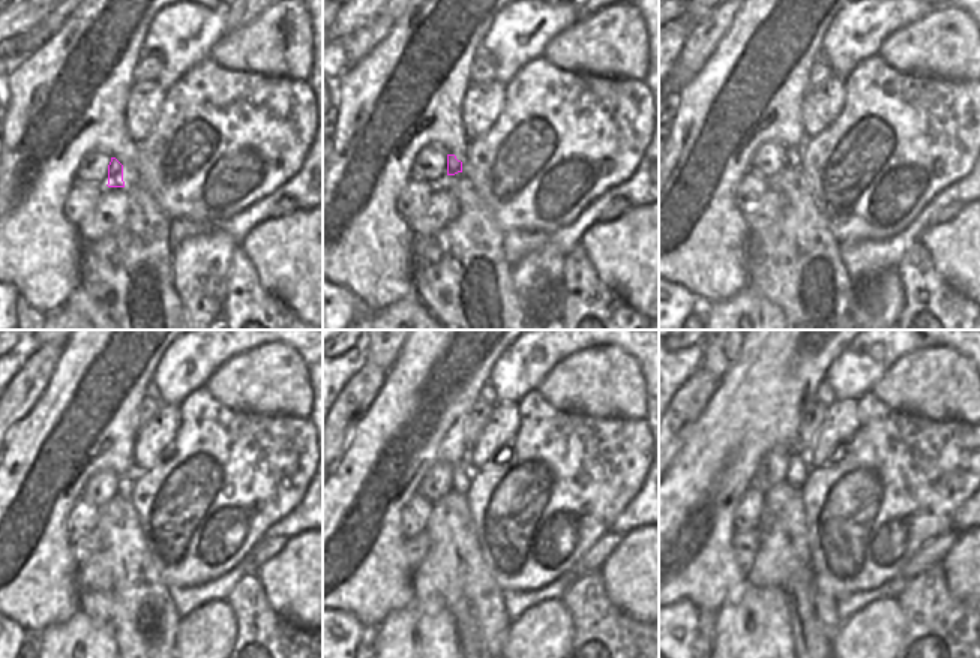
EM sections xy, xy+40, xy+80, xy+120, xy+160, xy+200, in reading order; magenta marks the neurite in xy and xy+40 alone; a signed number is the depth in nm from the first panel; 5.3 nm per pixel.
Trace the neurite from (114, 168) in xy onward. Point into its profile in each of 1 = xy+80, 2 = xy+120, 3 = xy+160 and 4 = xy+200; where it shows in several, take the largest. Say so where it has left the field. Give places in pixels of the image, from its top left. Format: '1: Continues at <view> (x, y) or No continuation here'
1: Continues at xy+80 (793, 155)
2: Continues at xy+120 (125, 483)
3: Continues at xy+160 (462, 472)
4: Continues at xy+200 (797, 472)

